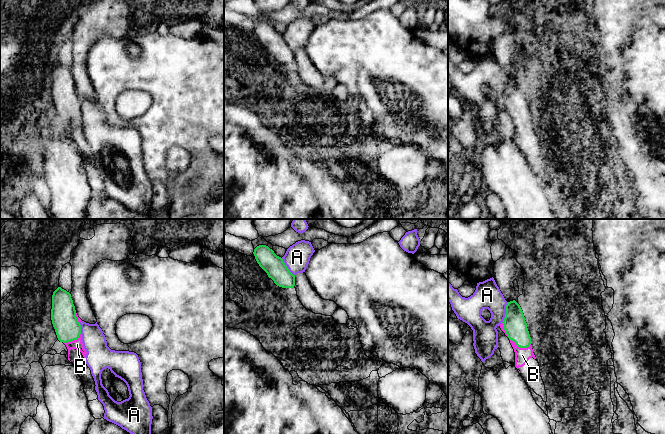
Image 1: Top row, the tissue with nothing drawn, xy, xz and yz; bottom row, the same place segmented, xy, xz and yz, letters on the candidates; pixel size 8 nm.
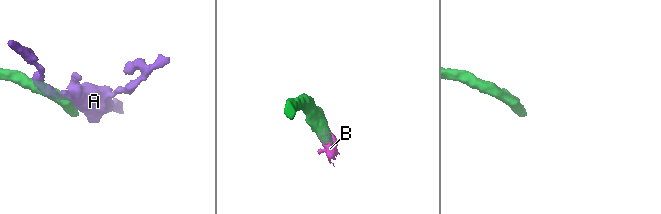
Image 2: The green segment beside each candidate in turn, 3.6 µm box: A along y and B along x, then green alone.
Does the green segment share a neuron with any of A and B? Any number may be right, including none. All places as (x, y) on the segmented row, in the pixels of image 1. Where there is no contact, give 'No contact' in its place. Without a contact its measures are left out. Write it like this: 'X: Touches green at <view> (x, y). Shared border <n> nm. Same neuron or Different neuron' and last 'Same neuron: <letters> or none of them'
A: Touches green at yz (506, 312). Shared border 180 nm. Different neuron
B: Touches green at yz (520, 347). Shared border 190 nm. Same neuron
Same neuron: B

